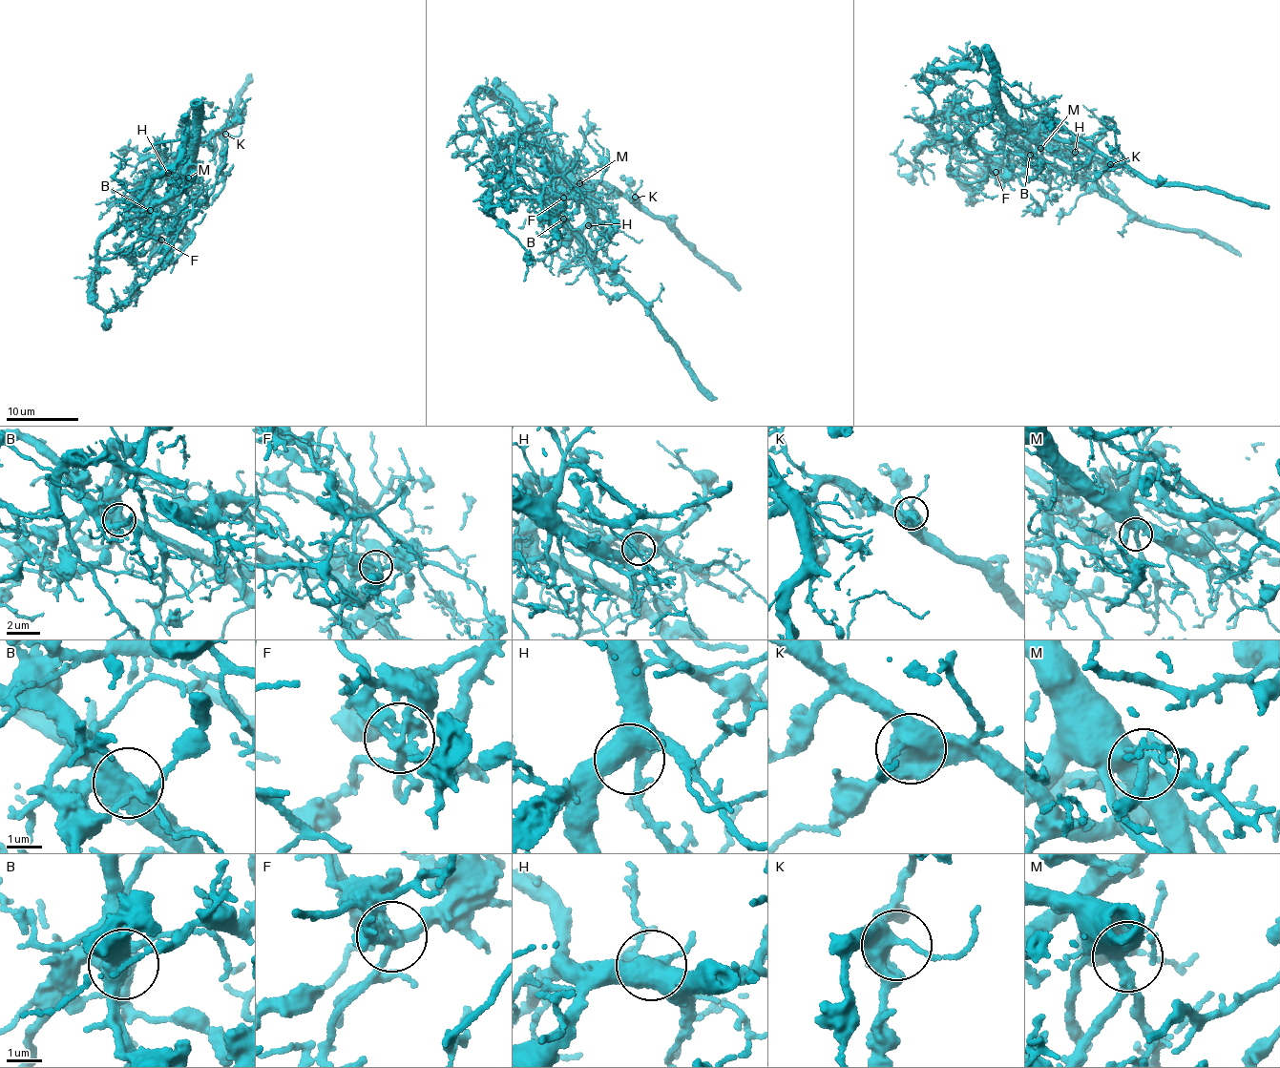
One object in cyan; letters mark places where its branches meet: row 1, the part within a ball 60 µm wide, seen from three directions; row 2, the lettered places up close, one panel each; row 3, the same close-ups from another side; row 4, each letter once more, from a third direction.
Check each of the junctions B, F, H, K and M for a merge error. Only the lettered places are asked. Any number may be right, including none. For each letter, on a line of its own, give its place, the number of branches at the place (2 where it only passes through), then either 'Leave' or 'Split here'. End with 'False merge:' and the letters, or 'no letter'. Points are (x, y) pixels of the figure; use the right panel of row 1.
B: Place: (1030, 155). Branches: 6. Split here
F: Place: (996, 172). Branches: 4. Split here
H: Place: (1075, 152). Branches: 4. Leave
K: Place: (1110, 164). Branches: 3. Leave
M: Place: (1040, 148). Branches: 5. Leave
False merge: B, F

